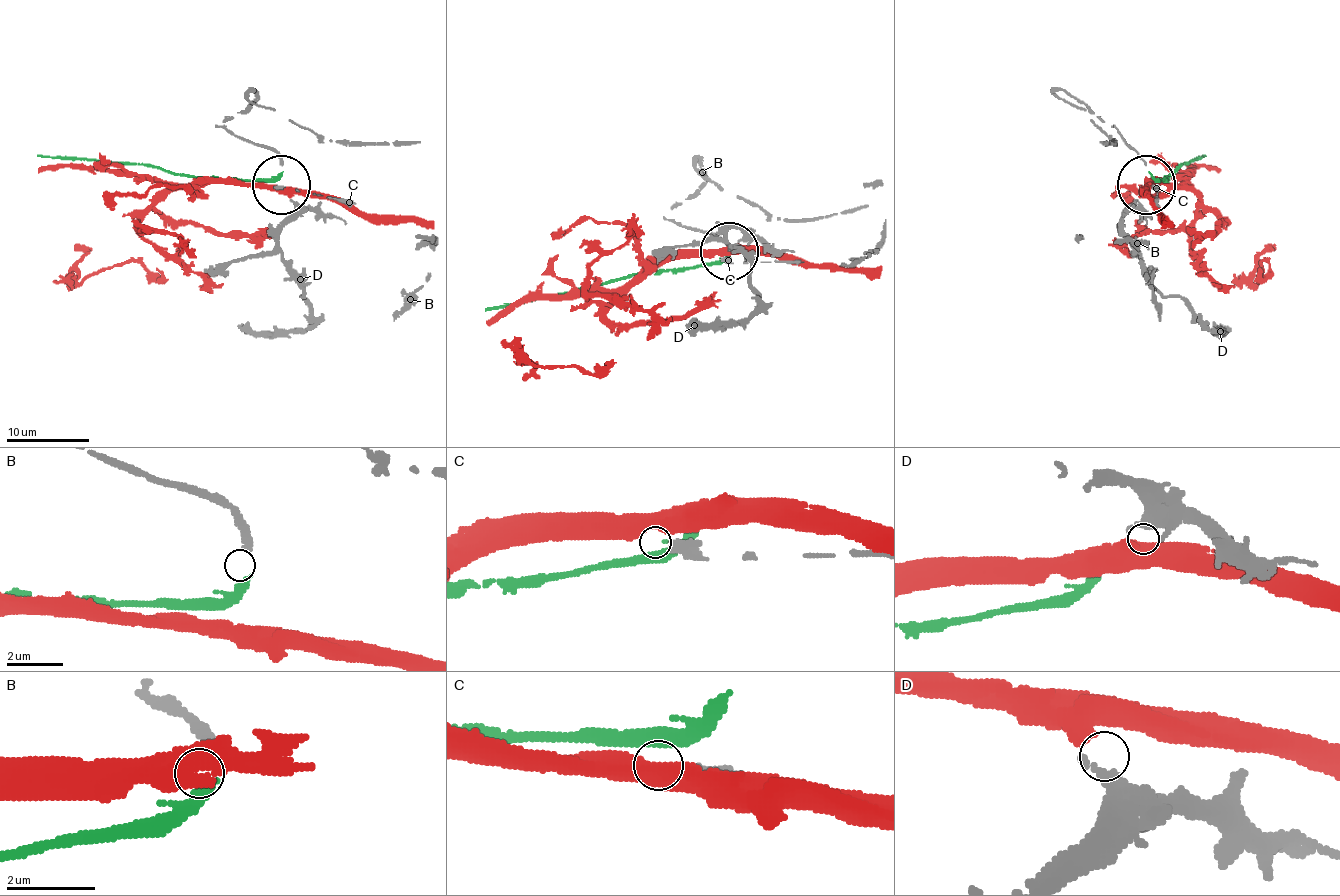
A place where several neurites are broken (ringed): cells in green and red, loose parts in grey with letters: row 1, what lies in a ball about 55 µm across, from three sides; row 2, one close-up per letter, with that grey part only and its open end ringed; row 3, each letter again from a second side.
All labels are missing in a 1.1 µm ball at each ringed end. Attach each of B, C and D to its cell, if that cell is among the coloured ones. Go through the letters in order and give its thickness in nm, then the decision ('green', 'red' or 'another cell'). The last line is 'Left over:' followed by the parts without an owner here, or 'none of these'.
B: 200 nm | green
C: 400 nm | another cell
D: 180 nm | red
Left over: C

